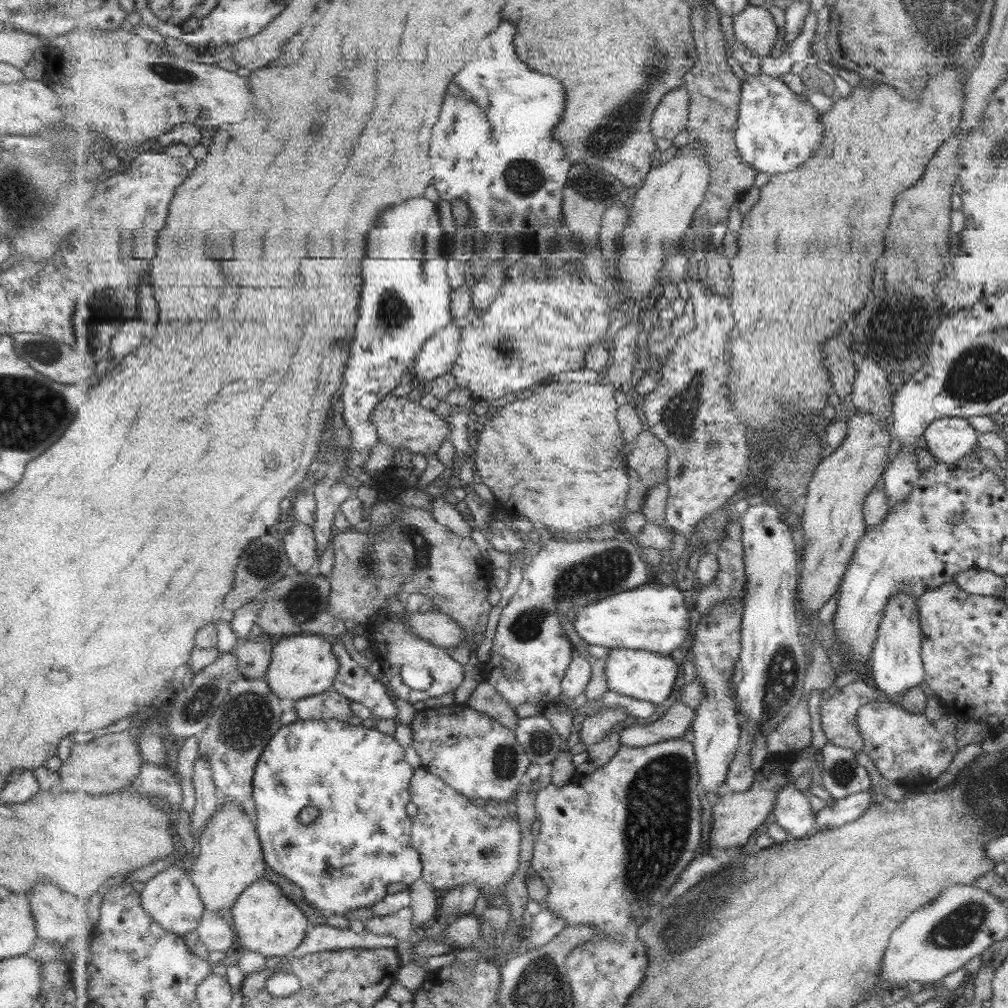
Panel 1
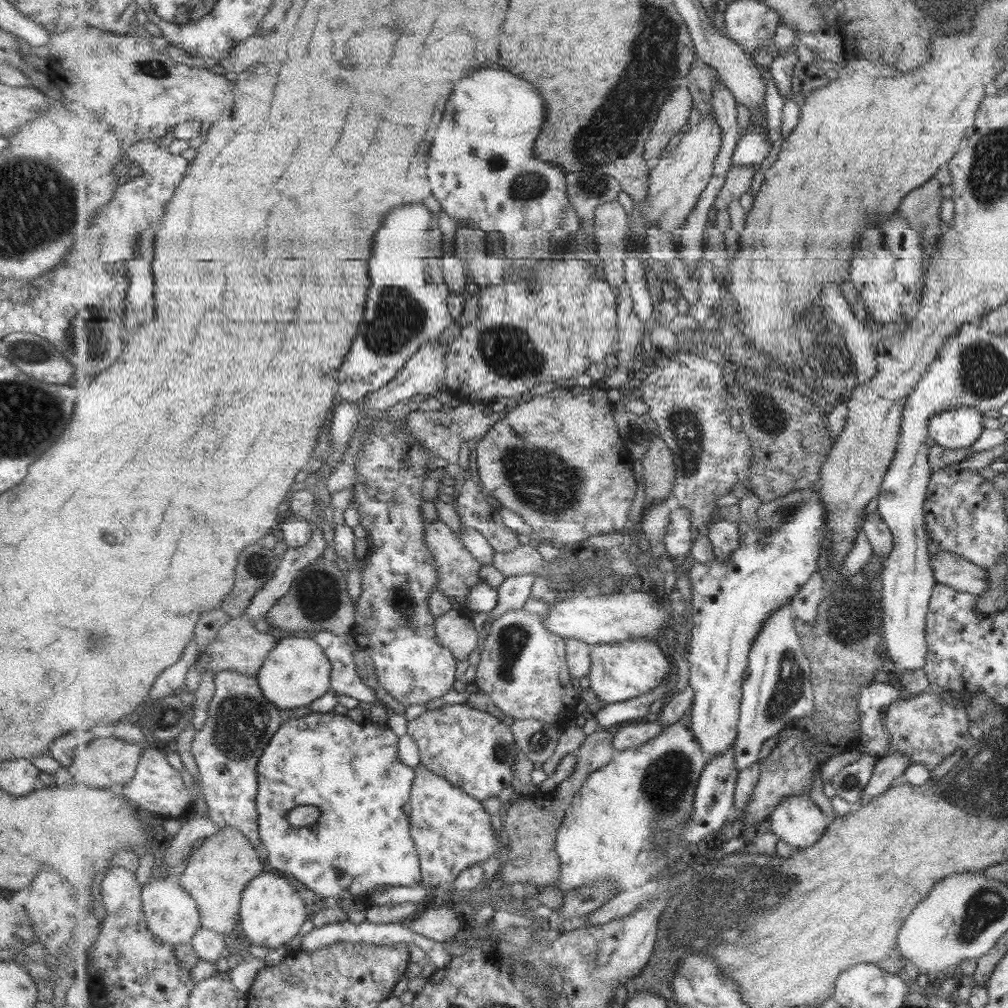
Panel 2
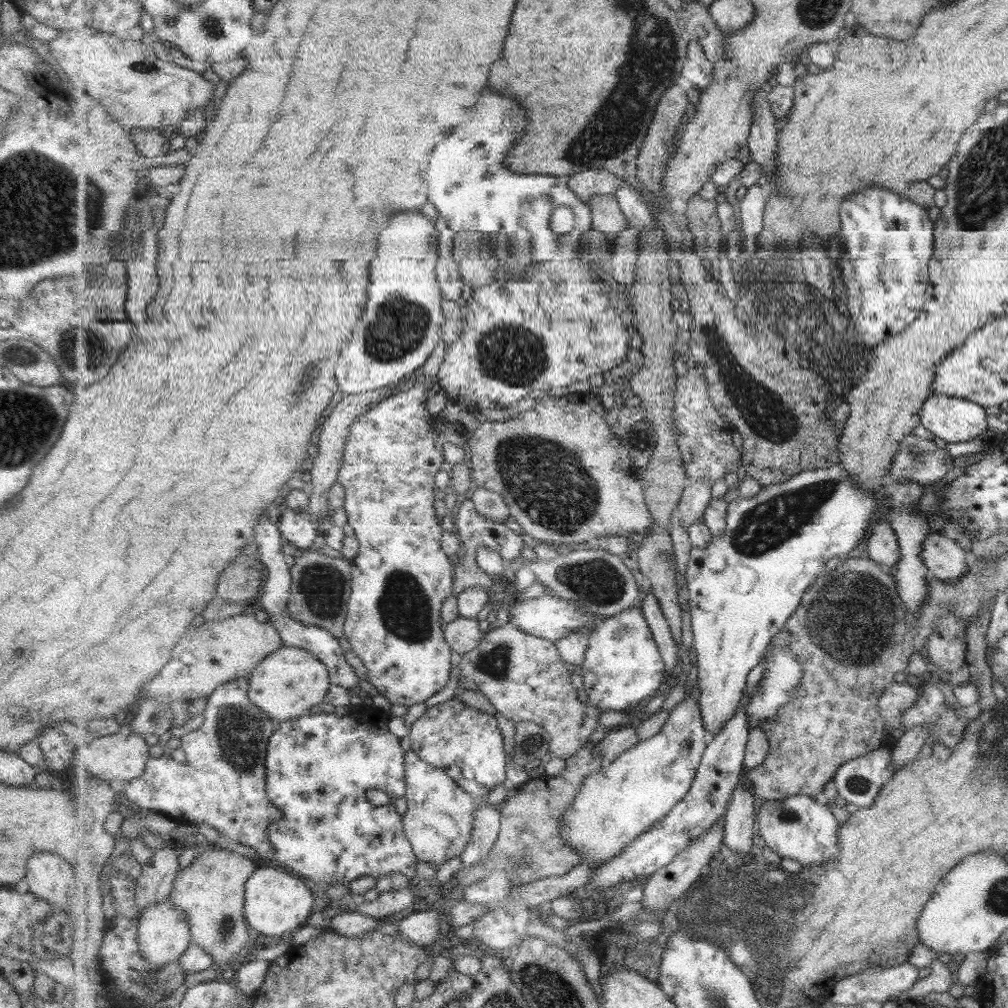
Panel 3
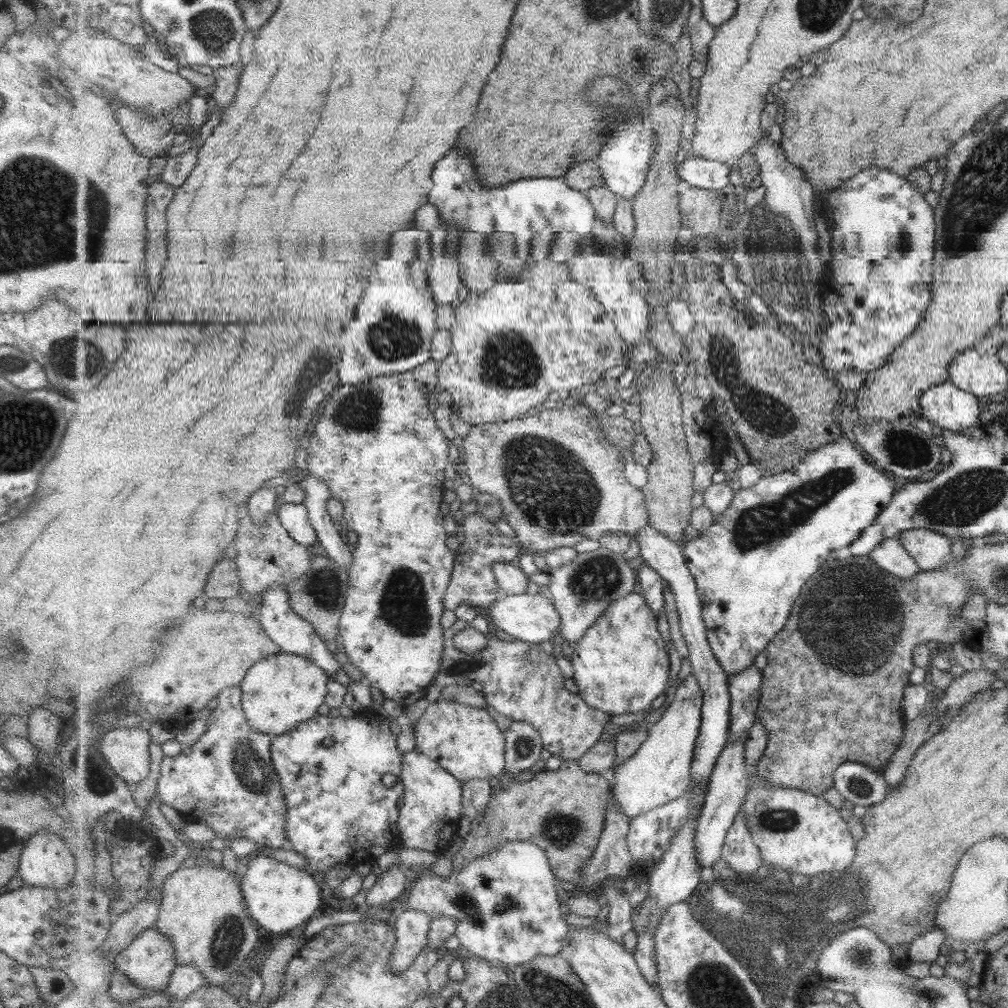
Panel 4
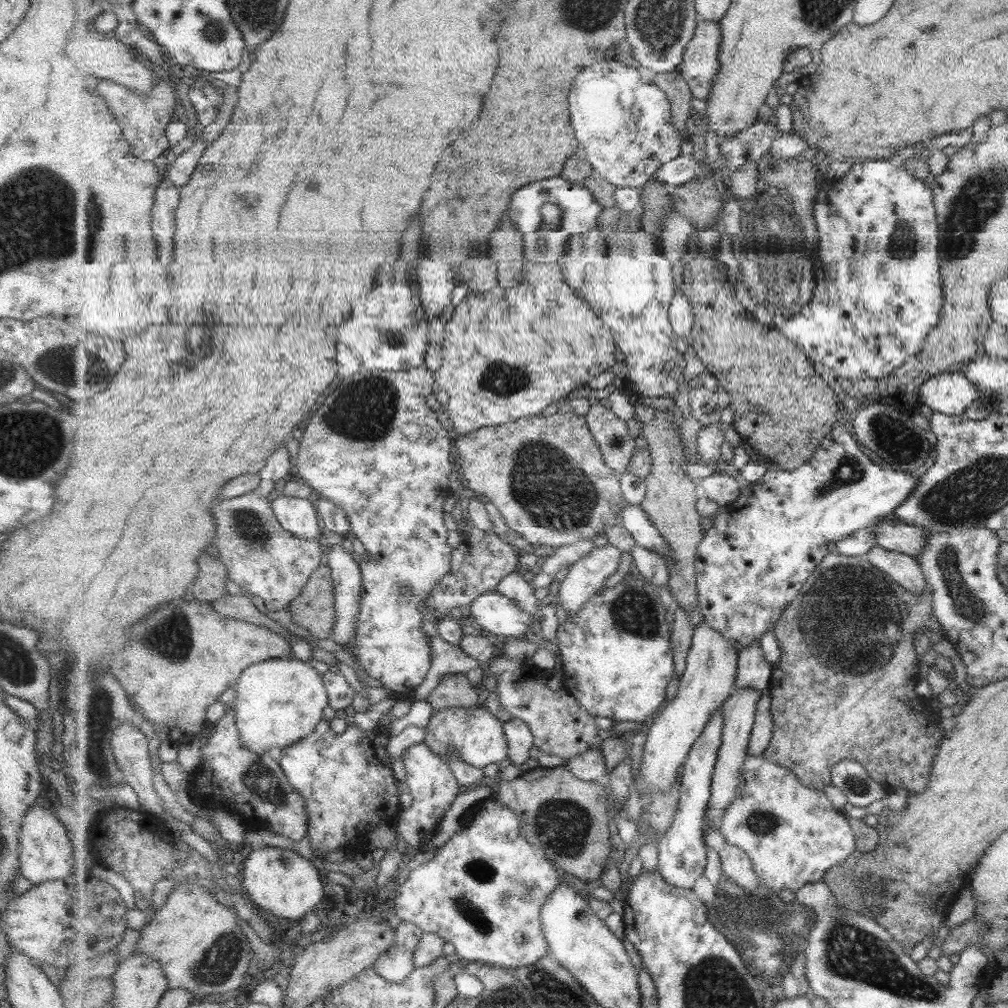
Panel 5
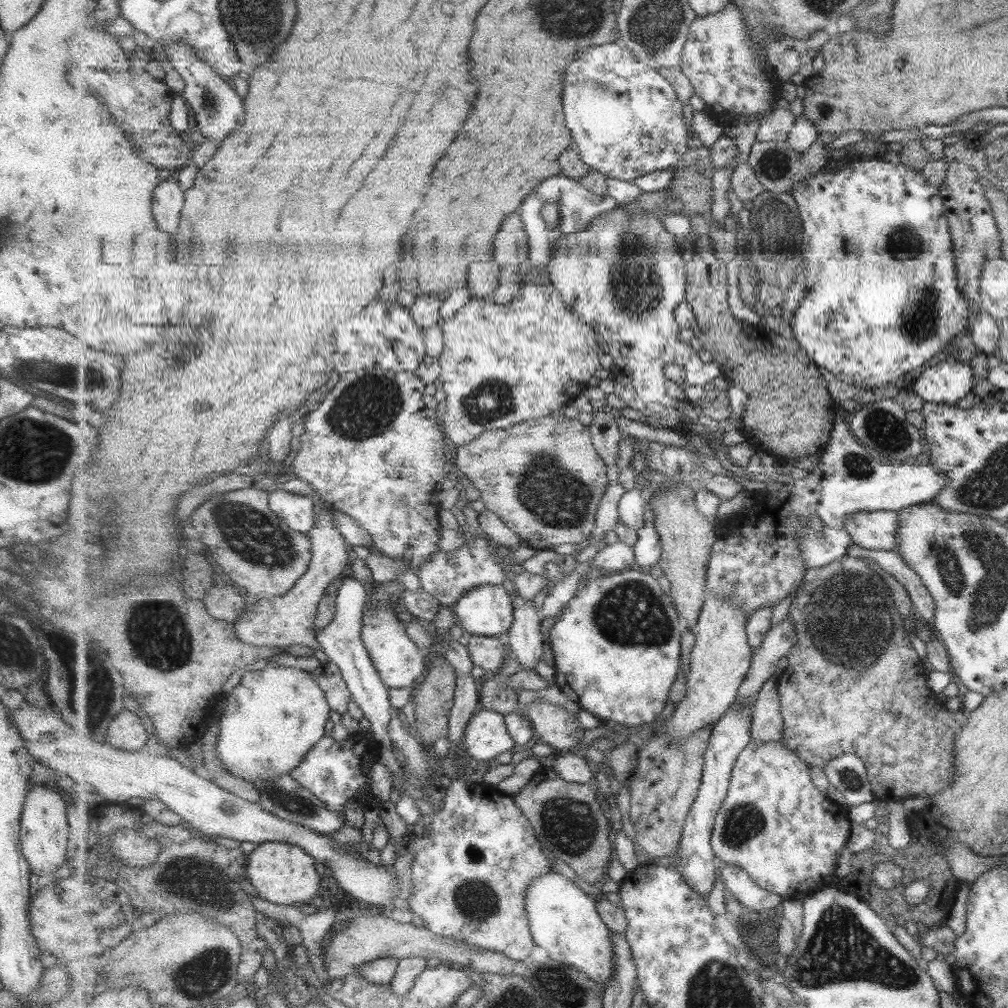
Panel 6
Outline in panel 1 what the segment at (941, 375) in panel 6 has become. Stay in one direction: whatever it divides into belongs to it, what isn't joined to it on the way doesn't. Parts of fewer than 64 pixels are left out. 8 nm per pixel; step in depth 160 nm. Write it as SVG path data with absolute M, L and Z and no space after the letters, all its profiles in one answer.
M939 417L926 426L922 435L937 463L951 464L971 453L977 434L964 418Z

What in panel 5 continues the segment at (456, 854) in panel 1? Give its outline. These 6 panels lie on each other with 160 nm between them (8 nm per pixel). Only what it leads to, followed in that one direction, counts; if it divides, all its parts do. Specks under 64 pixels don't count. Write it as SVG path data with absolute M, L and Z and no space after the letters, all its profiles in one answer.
M425 742L411 745L403 751L401 757L406 770L407 792L413 800L408 809L402 809L397 828L404 847L412 852L423 847L423 843L437 832L439 822L459 794L459 783L446 759L436 755Z

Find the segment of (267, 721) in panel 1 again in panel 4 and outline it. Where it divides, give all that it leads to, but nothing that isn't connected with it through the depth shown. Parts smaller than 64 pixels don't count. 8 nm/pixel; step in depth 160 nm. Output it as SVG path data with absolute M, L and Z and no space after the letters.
M231 687L223 689L222 693L218 696L218 705L211 711L210 715L206 718L208 729L198 738L197 742L190 747L188 755L179 753L177 756L164 756L159 763L160 776L156 779L155 793L162 800L164 804L172 807L177 811L181 818L184 818L187 823L199 822L207 824L213 828L217 833L219 839L229 843L235 838L245 838L250 841L255 841L259 845L266 845L270 848L281 848L293 850L293 845L289 844L289 835L287 835L287 816L289 816L290 808L287 807L286 793L282 789L282 778L278 775L278 771L274 767L274 759L272 758L272 739L273 737L268 734L256 731L247 718L246 711L242 703L242 691L240 687Z

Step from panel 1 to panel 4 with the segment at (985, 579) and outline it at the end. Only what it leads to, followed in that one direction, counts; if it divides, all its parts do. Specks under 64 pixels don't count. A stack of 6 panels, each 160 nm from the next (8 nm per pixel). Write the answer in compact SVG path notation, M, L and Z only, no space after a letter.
M926 528L902 530L897 537L905 552L921 571L931 570L950 558L950 541L946 536Z

